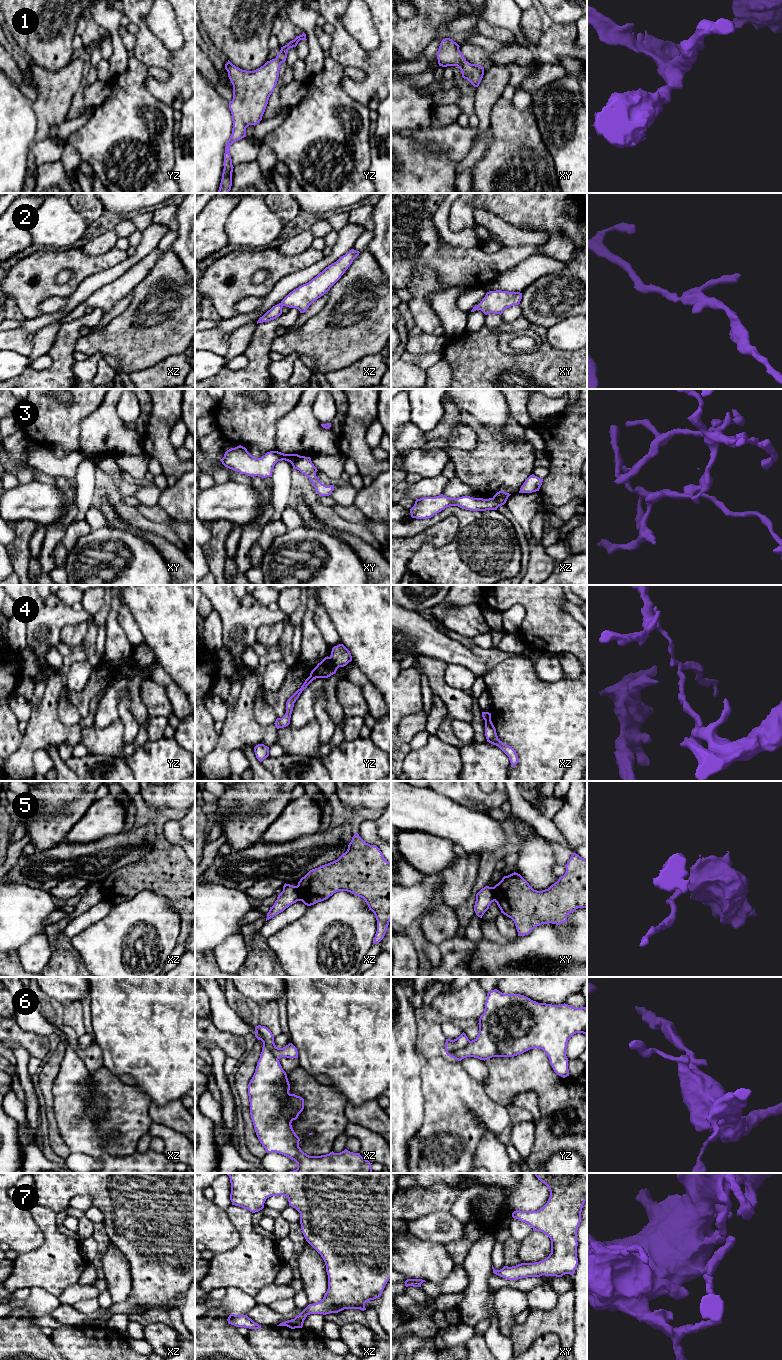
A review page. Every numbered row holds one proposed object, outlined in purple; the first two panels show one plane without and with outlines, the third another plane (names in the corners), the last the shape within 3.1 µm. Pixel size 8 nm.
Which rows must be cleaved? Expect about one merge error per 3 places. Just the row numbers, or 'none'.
3, 4, 5, 6

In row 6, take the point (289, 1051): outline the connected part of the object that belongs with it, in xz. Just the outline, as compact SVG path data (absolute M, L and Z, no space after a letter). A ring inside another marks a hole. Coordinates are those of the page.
M258 1025L255 1027L255 1031L262 1035L263 1043L270 1048L277 1059L281 1057L298 1058L297 1048L292 1043L289 1043L283 1048L278 1048L274 1043L272 1032L267 1027Z

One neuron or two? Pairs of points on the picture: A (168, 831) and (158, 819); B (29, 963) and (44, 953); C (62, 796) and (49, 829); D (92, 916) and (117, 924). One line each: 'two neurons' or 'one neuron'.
A: two neurons
B: one neuron
C: one neuron
D: two neurons

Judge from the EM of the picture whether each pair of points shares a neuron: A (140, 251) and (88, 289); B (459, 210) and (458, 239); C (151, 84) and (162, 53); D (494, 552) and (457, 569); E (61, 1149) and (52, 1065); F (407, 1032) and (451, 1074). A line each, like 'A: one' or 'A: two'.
A: one
B: two
C: one
D: one
E: one
F: two

